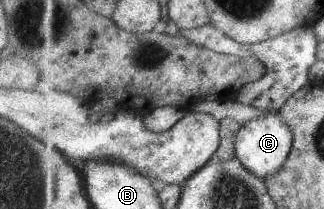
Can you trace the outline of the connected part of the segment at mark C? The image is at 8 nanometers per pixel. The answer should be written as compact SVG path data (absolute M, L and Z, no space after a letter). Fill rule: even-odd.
M279 112L265 113L265 115L247 121L239 129L236 135L236 156L243 161L243 165L251 173L265 179L265 177L277 173L287 163L294 141L293 129L289 127L289 123L285 123L281 119Z

